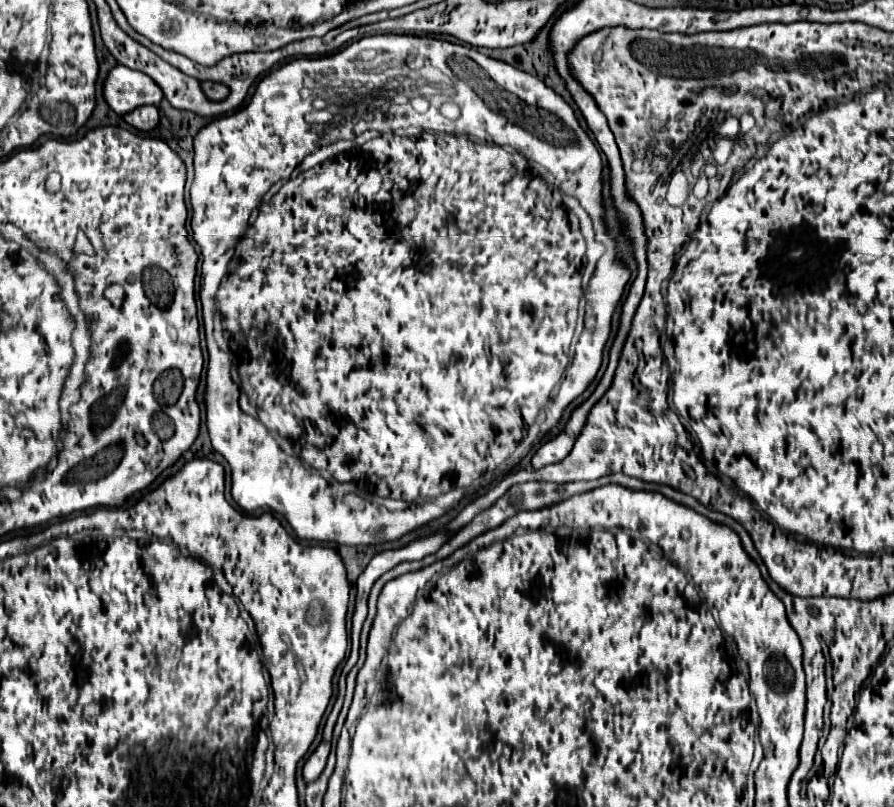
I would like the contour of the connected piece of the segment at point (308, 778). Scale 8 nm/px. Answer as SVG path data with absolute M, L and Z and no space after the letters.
M333 708L327 722L325 722L325 728L323 728L323 742L317 746L317 750L309 756L309 760L303 766L305 782L313 782L323 772L323 768L327 764L327 756L329 756L329 748L331 748L331 732L333 732L337 714L339 714L339 708Z

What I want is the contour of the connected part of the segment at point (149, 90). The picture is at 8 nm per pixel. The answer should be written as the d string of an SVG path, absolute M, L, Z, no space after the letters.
M115 66L103 86L107 104L123 116L139 106L159 106L163 100L163 90L143 72Z

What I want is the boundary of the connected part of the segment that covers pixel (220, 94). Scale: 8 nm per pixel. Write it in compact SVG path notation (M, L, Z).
M203 82L203 92L211 98L211 100L223 100L229 96L229 88L225 84L219 82Z

